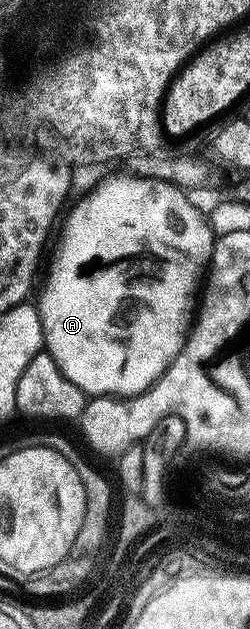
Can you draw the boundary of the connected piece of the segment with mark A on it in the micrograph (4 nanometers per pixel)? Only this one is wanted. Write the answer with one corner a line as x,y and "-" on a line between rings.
140,176
101,183
86,200
82,201
68,218
64,228
64,241
60,244
60,253
48,274
48,285
40,296
38,311
40,325
44,328
44,343
48,355
53,356
56,364
64,371
64,377
86,394
97,396
115,396
127,398
138,392
145,392
153,382
172,364
172,359
180,353
185,339
194,323
194,313
198,308
198,289
206,276
206,269
212,258
214,233
205,217
184,197
183,187
163,178
143,180

